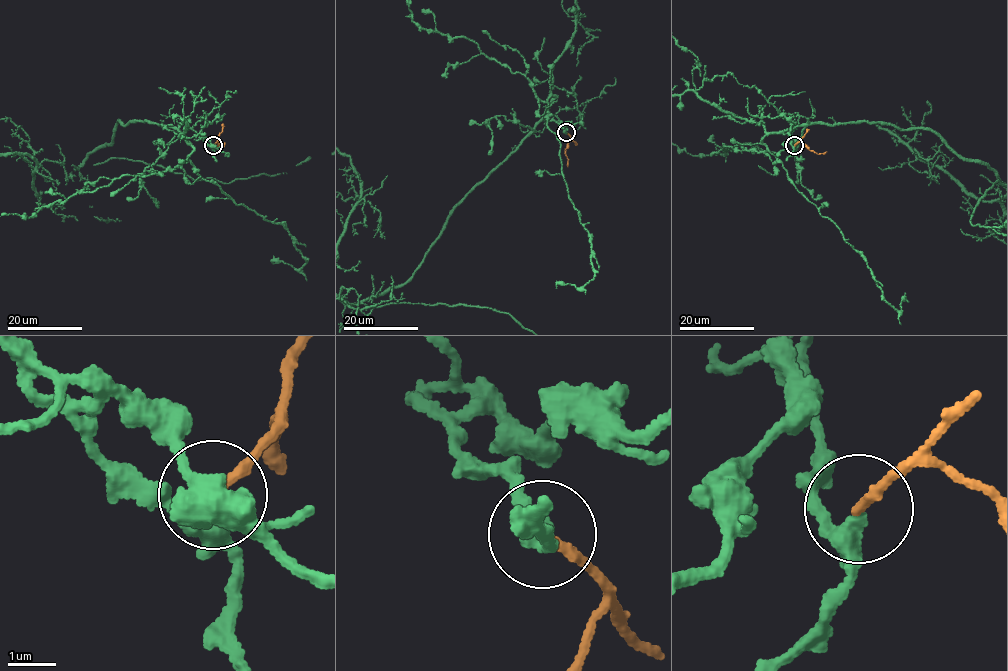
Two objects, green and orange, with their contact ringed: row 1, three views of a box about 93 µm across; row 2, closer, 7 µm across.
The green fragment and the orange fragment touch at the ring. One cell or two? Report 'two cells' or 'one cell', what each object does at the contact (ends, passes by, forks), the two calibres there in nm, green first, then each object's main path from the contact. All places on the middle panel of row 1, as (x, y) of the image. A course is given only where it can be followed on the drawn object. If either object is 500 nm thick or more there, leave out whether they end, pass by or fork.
two cells; green passes by; orange ends; calibres 320 and 200 nm; course green (566, 132), (542, 119), (455, 207), (411, 277), (362, 302), (505, 312); course orange (566, 132), (571, 139), (566, 149), (567, 167)

